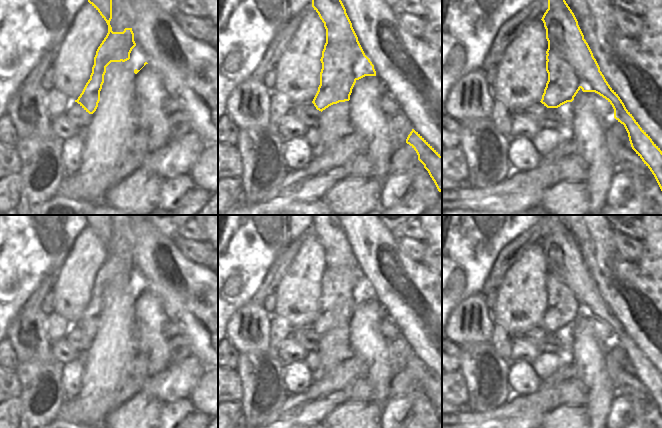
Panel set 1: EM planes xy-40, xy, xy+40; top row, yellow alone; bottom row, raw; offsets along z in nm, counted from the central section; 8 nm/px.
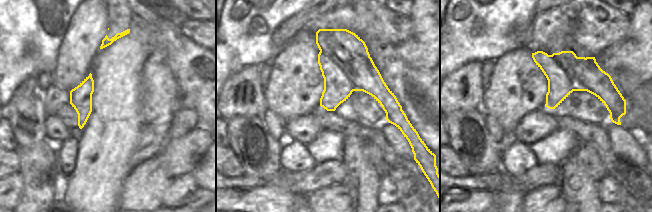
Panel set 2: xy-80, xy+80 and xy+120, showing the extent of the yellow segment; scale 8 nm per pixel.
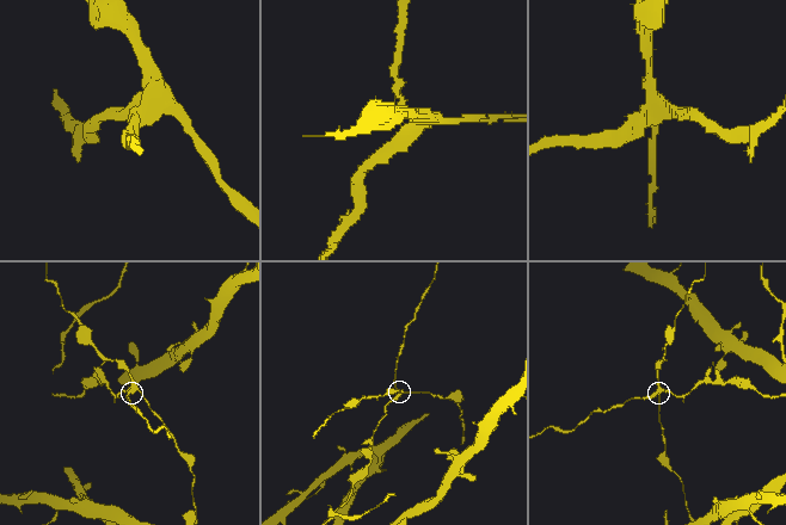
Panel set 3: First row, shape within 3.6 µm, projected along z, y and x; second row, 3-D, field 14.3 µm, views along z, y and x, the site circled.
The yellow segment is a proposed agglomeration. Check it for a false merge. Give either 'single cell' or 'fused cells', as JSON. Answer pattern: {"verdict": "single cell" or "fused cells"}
{"verdict": "fused cells"}

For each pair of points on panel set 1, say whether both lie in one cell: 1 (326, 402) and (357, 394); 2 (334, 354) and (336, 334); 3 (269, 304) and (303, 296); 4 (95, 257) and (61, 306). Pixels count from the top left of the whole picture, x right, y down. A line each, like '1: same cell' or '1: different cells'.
1: same cell
2: same cell
3: different cells
4: same cell

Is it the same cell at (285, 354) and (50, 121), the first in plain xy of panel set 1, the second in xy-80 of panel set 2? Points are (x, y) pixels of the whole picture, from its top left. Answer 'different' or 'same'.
same

